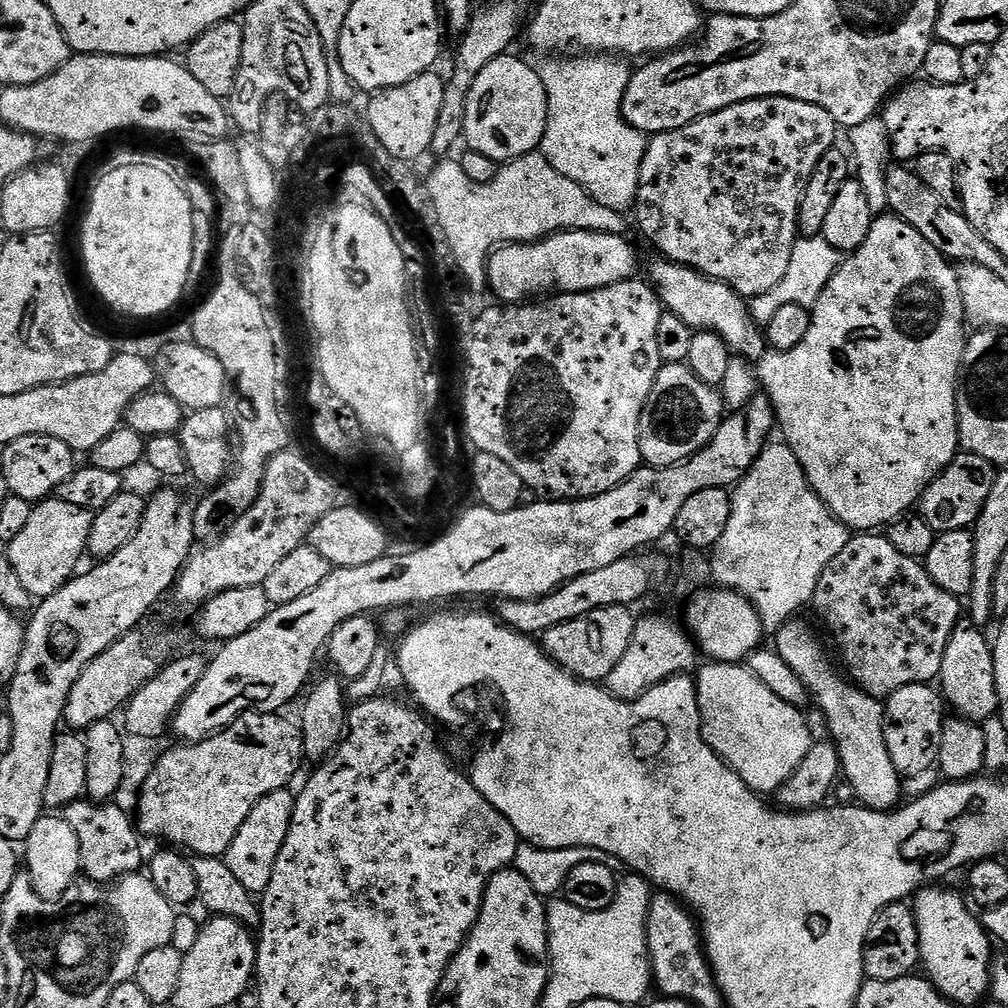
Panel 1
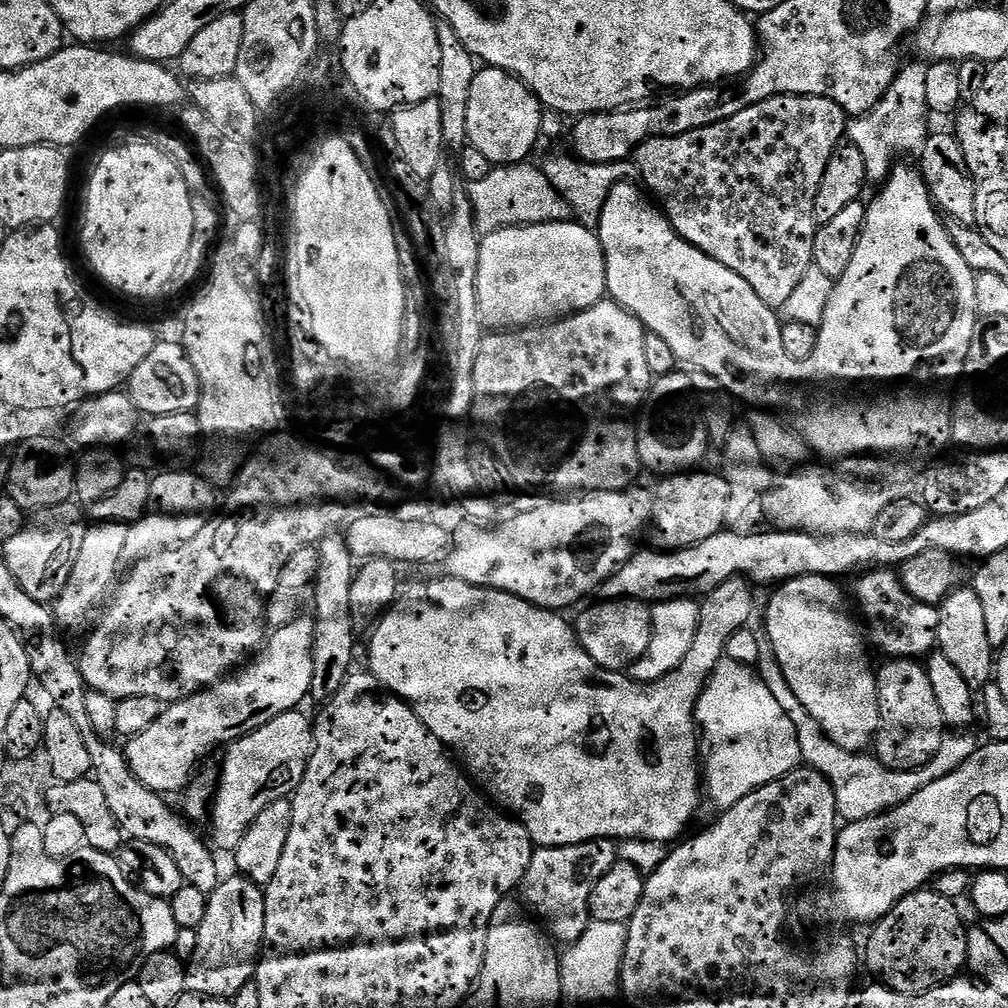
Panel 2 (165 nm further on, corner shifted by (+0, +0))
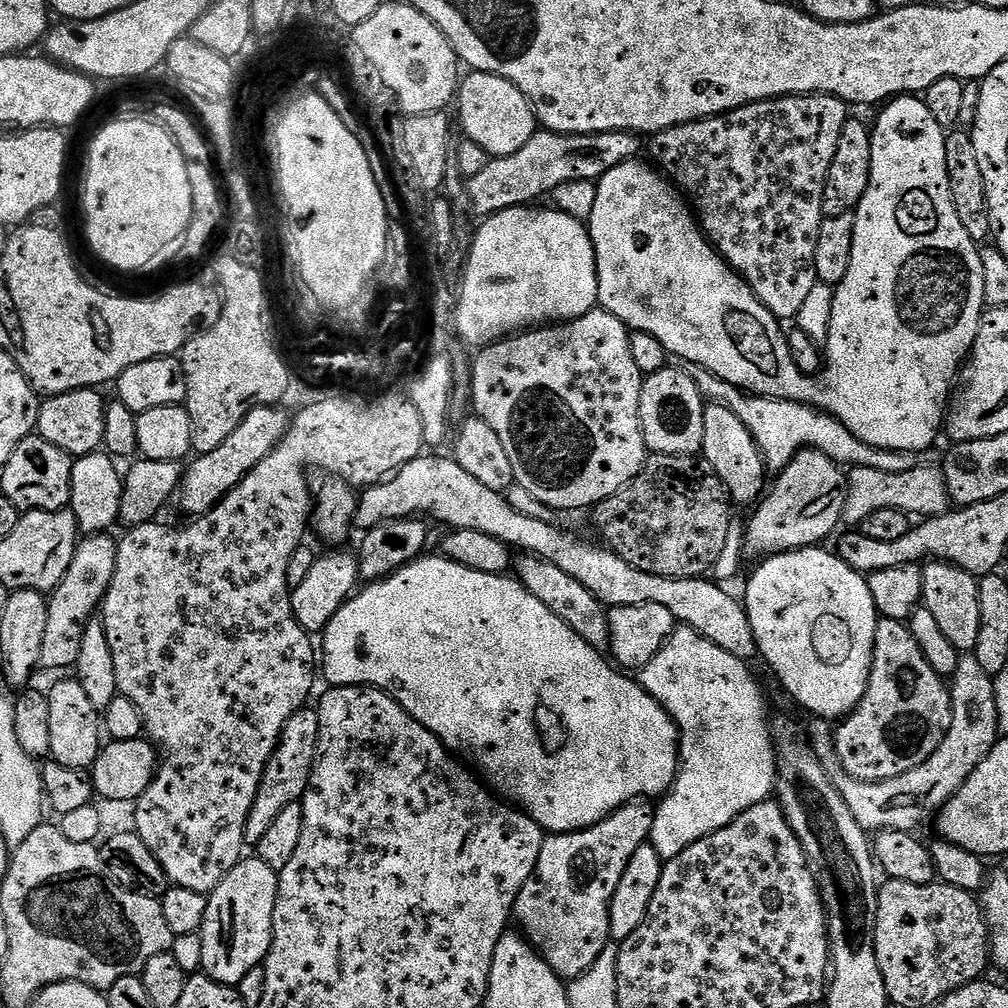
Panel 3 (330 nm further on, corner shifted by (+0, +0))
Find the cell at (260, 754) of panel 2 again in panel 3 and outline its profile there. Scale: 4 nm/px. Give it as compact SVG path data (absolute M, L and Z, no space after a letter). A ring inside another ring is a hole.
M305 706L295 712L286 722L284 732L280 736L280 745L270 758L266 770L262 774L262 782L258 786L258 794L254 806L250 810L250 818L246 822L244 839L255 846L262 842L266 830L274 823L274 818L286 810L286 806L303 801L304 791L308 788L308 779L312 777L312 766L316 762L316 747L320 741L320 714L315 707Z

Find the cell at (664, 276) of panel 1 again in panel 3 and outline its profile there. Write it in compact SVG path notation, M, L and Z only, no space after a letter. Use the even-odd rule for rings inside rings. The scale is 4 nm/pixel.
M901 94L887 101L879 112L880 117L876 120L876 128L874 124L871 129L870 186L866 186L866 194L862 194L862 202L855 211L854 250L850 250L850 270L846 270L846 278L842 278L842 282L834 288L834 310L830 314L828 338L822 348L822 371L817 375L804 376L802 370L794 366L794 358L790 358L785 329L780 329L783 328L781 321L777 320L774 314L770 314L766 306L762 306L762 302L754 294L748 281L735 268L728 265L727 260L712 247L689 201L681 195L677 185L665 179L651 163L643 164L643 159L640 158L627 160L607 172L596 184L594 214L590 214L586 227L596 251L599 307L617 316L632 332L654 334L654 338L662 342L669 357L680 356L681 361L694 362L707 372L713 372L718 378L730 382L730 386L742 388L745 392L751 392L757 396L766 396L770 400L794 400L799 404L811 404L813 408L827 412L829 416L842 422L842 426L846 426L846 430L850 430L854 438L862 438L862 442L875 448L885 448L891 452L927 453L928 447L935 442L936 435L945 427L948 402L954 391L954 381L957 379L962 362L968 359L968 354L978 338L980 318L986 311L982 286L982 258L977 241L972 240L970 234L966 234L966 226L962 226L962 218L958 218L958 210L954 210L954 202L950 194L950 178L946 170L944 127L934 122L934 114L930 114L923 99L912 94Z

